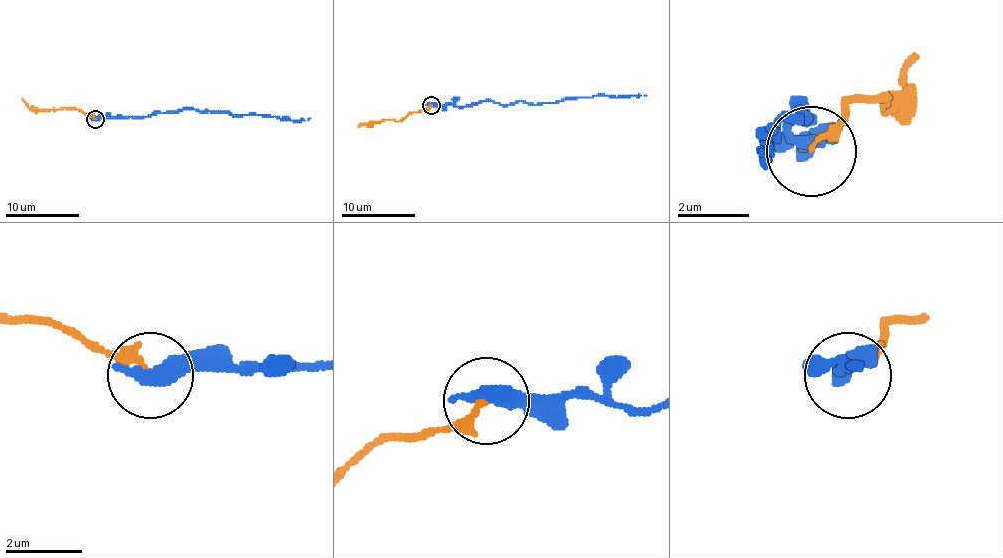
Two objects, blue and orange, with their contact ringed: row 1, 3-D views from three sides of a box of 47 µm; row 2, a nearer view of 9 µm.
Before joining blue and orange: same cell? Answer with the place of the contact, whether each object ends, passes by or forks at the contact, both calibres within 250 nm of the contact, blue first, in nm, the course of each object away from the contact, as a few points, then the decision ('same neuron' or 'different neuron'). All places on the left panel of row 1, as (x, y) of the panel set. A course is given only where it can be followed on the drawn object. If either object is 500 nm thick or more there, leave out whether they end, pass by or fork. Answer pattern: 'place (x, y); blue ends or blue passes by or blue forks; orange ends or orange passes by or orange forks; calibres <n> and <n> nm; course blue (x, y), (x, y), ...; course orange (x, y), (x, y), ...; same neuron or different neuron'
place (95, 119); calibres 550 and 220 nm; course blue (95, 118), (150, 116), (183, 109), (310, 118); course orange (95, 118), (64, 107), (35, 109), (22, 98); different neuron

